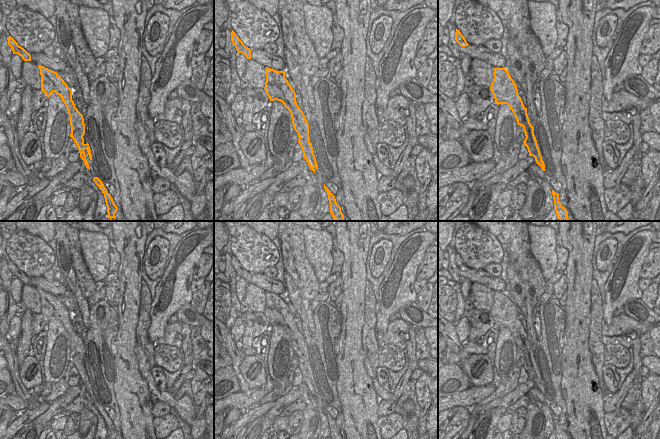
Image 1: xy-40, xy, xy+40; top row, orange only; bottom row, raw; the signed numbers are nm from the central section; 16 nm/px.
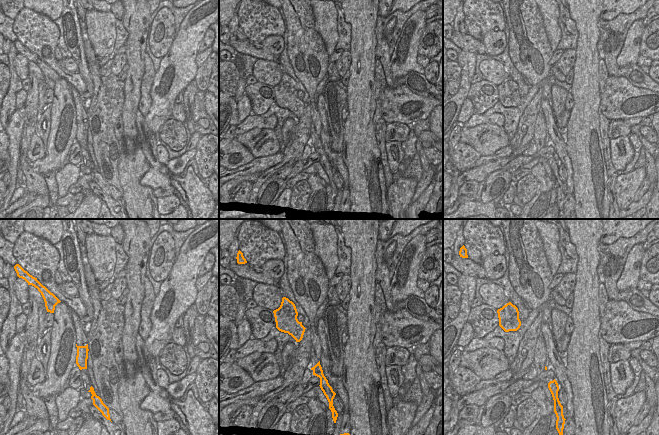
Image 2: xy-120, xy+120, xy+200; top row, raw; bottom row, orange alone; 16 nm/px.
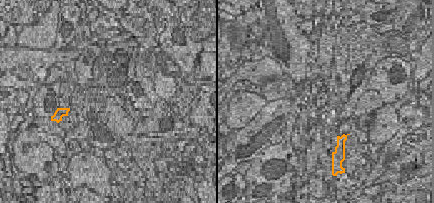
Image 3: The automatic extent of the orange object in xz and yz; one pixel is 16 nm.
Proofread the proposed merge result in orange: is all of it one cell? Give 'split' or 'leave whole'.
split

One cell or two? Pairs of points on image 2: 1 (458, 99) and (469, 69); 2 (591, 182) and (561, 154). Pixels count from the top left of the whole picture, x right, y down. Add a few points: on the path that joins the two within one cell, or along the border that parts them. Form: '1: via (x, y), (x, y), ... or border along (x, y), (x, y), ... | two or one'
1: via (463, 92), (466, 76) | one
2: border along (565, 140), (574, 186) | two

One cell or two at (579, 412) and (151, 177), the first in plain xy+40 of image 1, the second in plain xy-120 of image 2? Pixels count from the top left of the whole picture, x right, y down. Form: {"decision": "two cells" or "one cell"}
{"decision": "two cells"}

